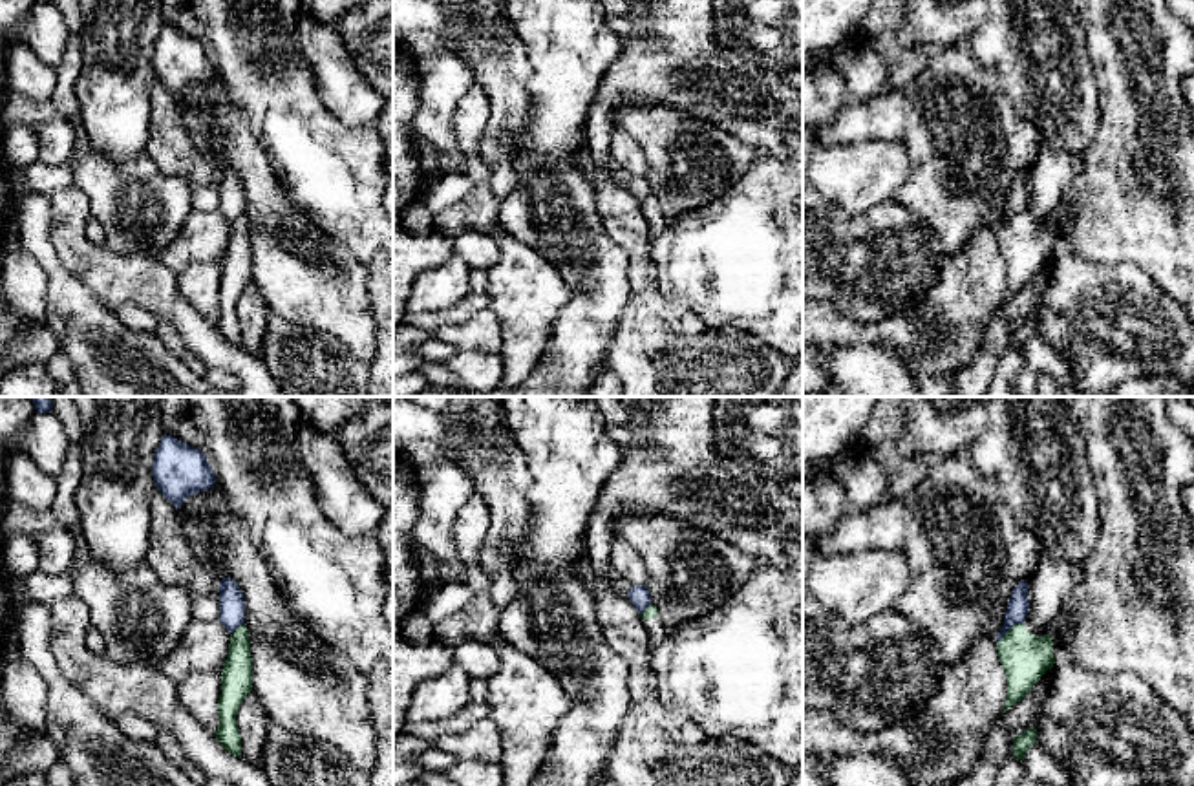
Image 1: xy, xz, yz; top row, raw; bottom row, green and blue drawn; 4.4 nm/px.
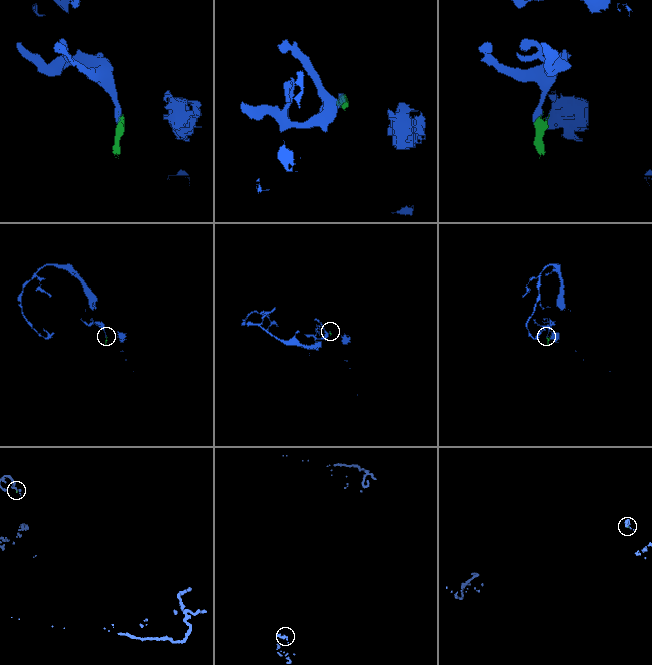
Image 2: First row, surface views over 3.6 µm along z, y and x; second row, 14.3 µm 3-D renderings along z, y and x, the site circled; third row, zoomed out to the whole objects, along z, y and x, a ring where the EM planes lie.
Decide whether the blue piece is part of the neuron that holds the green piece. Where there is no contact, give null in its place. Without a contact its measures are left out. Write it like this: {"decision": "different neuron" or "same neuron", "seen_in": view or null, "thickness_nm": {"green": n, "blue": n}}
{"decision": "different neuron", "seen_in": "yz", "thickness_nm": {"green": 220, "blue": 100}}

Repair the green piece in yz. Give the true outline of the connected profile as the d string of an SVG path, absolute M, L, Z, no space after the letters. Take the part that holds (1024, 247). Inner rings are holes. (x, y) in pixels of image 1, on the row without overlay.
M1040 139L1039 157L1028 172L1029 203L1022 214L1013 216L997 241L1007 269L1004 303L1020 292L1053 258L1053 232L1048 225L1059 207L1064 186L1077 174L1077 155L1055 150Z

